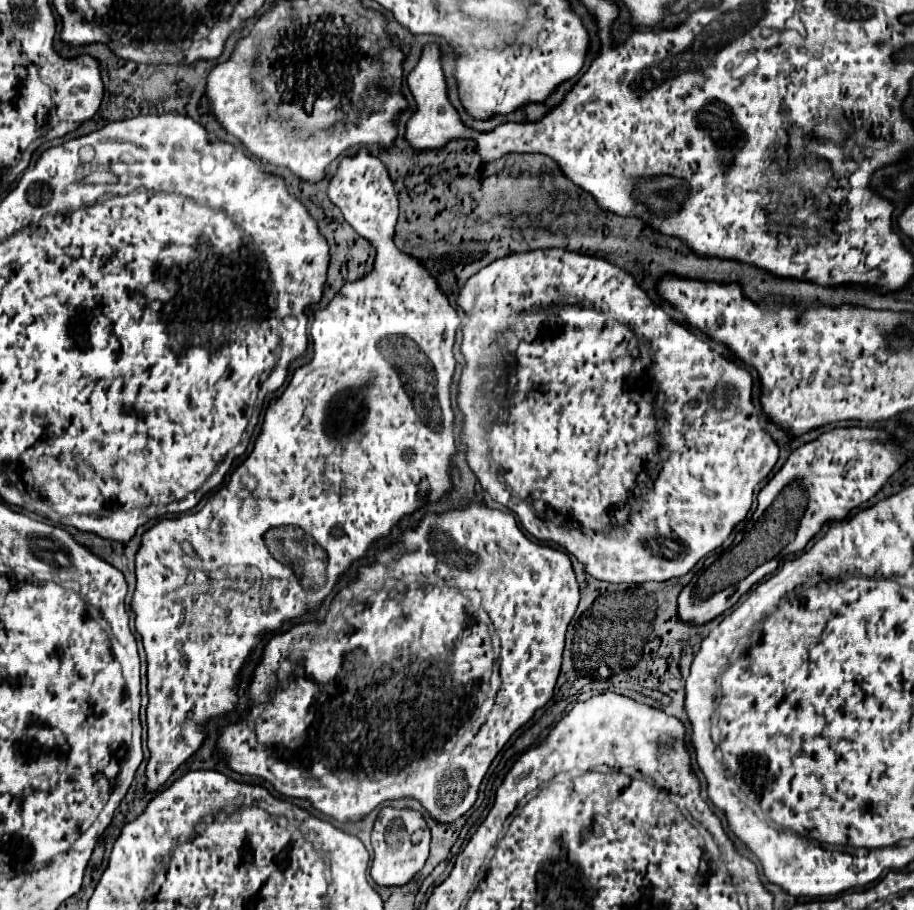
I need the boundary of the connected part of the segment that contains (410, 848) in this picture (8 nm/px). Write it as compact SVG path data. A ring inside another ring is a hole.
M383 806L373 826L371 844L375 852L373 866L371 866L373 880L381 886L403 886L423 868L429 856L431 830L425 816L419 810Z

